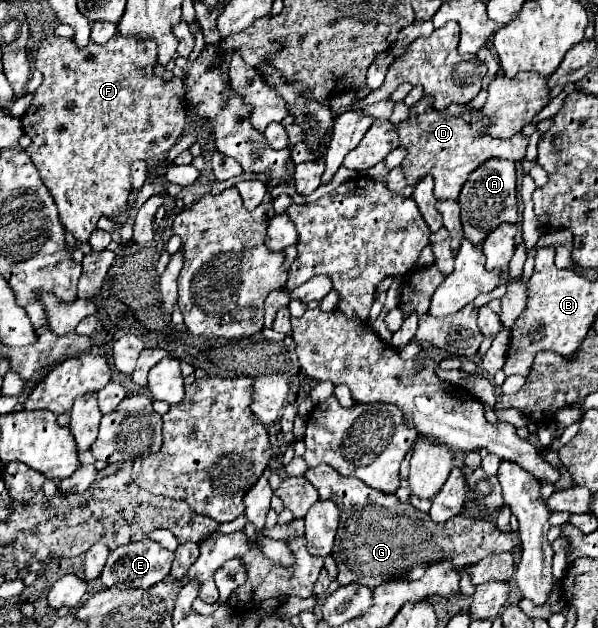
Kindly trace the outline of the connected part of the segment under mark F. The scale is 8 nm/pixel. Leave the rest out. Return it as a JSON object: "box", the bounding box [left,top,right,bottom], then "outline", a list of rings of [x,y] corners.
{"box":[21,34,185,244],"outline":[[[115,34],[109,42],[105,44],[93,44],[89,42],[89,46],[85,50],[77,50],[73,46],[73,42],[69,42],[69,38],[57,38],[57,36],[47,36],[35,56],[35,66],[37,70],[41,70],[43,74],[43,82],[41,86],[35,90],[35,98],[29,106],[29,110],[23,114],[21,124],[23,124],[23,132],[31,136],[31,146],[25,150],[27,156],[31,158],[31,162],[37,166],[43,184],[49,188],[51,196],[55,198],[55,204],[59,208],[59,218],[65,226],[65,230],[69,230],[77,242],[87,244],[91,232],[97,228],[97,220],[102,216],[110,217],[118,214],[118,224],[124,224],[129,216],[127,209],[127,196],[131,190],[131,182],[129,182],[129,170],[131,170],[131,162],[139,160],[139,158],[147,158],[149,154],[165,154],[169,152],[169,148],[177,142],[177,138],[183,132],[185,126],[185,96],[183,96],[183,84],[181,80],[161,80],[155,78],[153,74],[153,66],[157,60],[157,46],[153,46],[153,42],[137,42],[137,38],[125,38],[121,34]]]}

